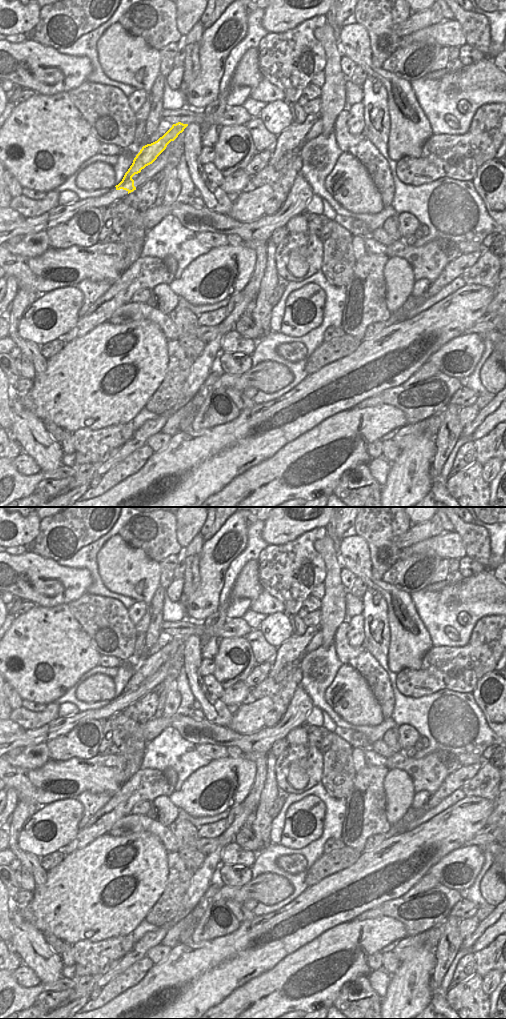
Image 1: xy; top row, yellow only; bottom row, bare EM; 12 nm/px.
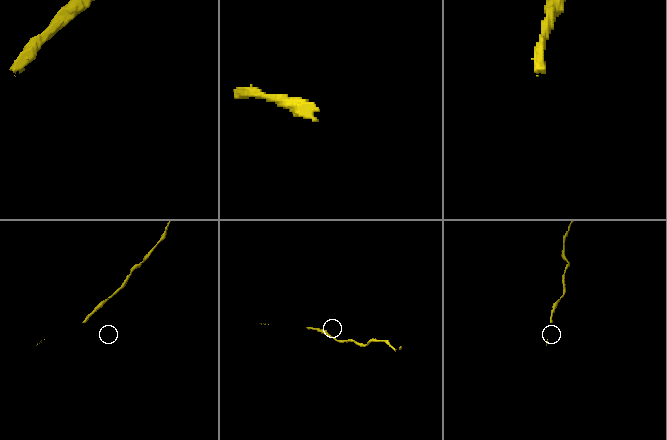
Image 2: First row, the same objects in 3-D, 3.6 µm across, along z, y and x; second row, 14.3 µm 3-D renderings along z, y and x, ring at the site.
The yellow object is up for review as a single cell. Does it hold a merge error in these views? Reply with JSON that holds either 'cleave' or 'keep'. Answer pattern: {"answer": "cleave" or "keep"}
{"answer": "keep"}

